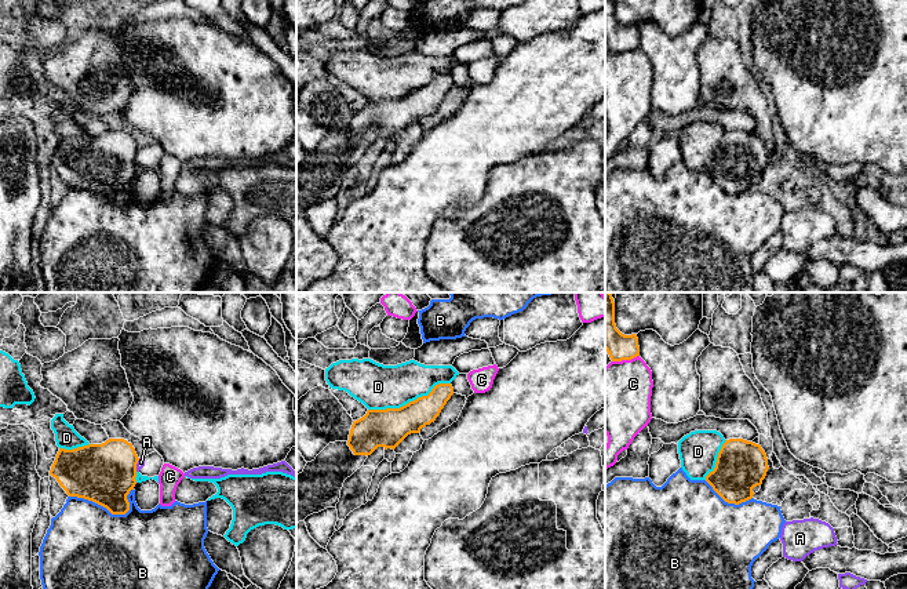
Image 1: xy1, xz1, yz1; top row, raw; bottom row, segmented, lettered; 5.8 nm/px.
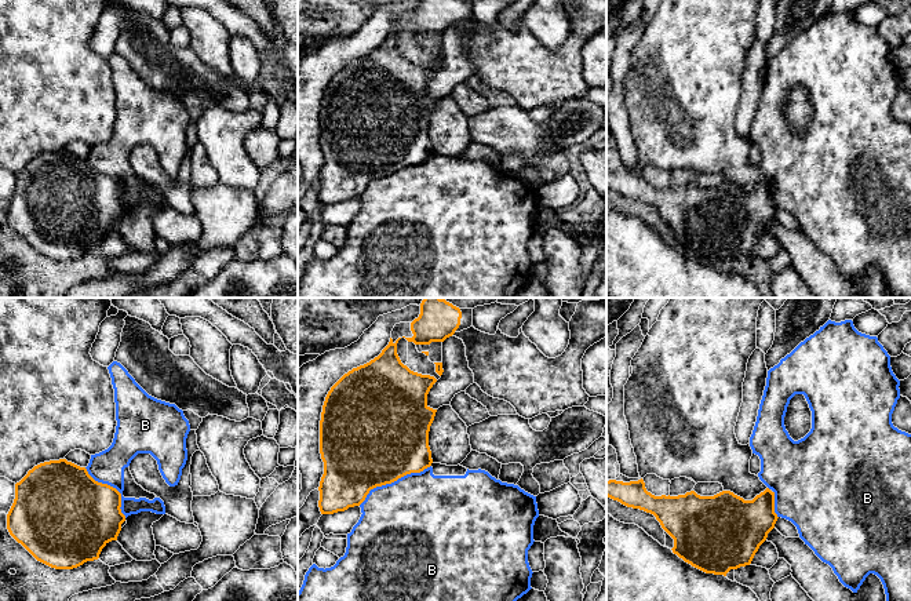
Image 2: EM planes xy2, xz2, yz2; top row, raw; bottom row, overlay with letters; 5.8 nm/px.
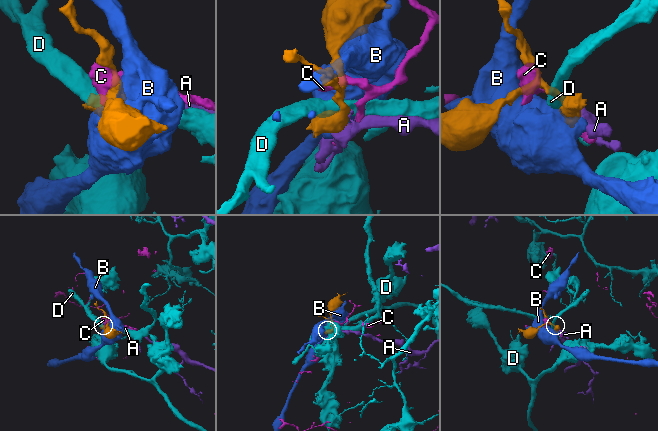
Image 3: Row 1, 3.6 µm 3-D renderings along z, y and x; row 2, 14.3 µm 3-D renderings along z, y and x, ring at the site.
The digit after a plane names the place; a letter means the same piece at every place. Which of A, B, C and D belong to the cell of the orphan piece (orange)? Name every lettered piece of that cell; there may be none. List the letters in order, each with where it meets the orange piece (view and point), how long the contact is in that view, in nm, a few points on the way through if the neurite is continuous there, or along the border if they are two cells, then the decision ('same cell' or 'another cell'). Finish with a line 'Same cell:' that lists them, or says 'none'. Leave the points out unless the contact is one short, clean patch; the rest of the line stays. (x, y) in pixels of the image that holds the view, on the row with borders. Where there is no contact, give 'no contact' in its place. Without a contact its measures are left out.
A: xy1 (135, 465) | 80 nm | another cell
B: xy1 (109, 511) | 380 nm | another cell
C: yz1 (625, 359) | 170 nm | another cell
D: xz1 (410, 402) | 500 nm | another cell
Same cell: none

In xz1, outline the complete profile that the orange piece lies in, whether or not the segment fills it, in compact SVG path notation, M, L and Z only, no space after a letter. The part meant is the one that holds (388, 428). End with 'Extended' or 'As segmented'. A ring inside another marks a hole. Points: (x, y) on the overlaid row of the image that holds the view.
M451 383L436 385L427 396L400 408L368 410L354 421L347 441L329 443L296 476L296 523L335 508L347 477L378 448L394 450L408 435L419 433L440 415L454 395Z. Extended

